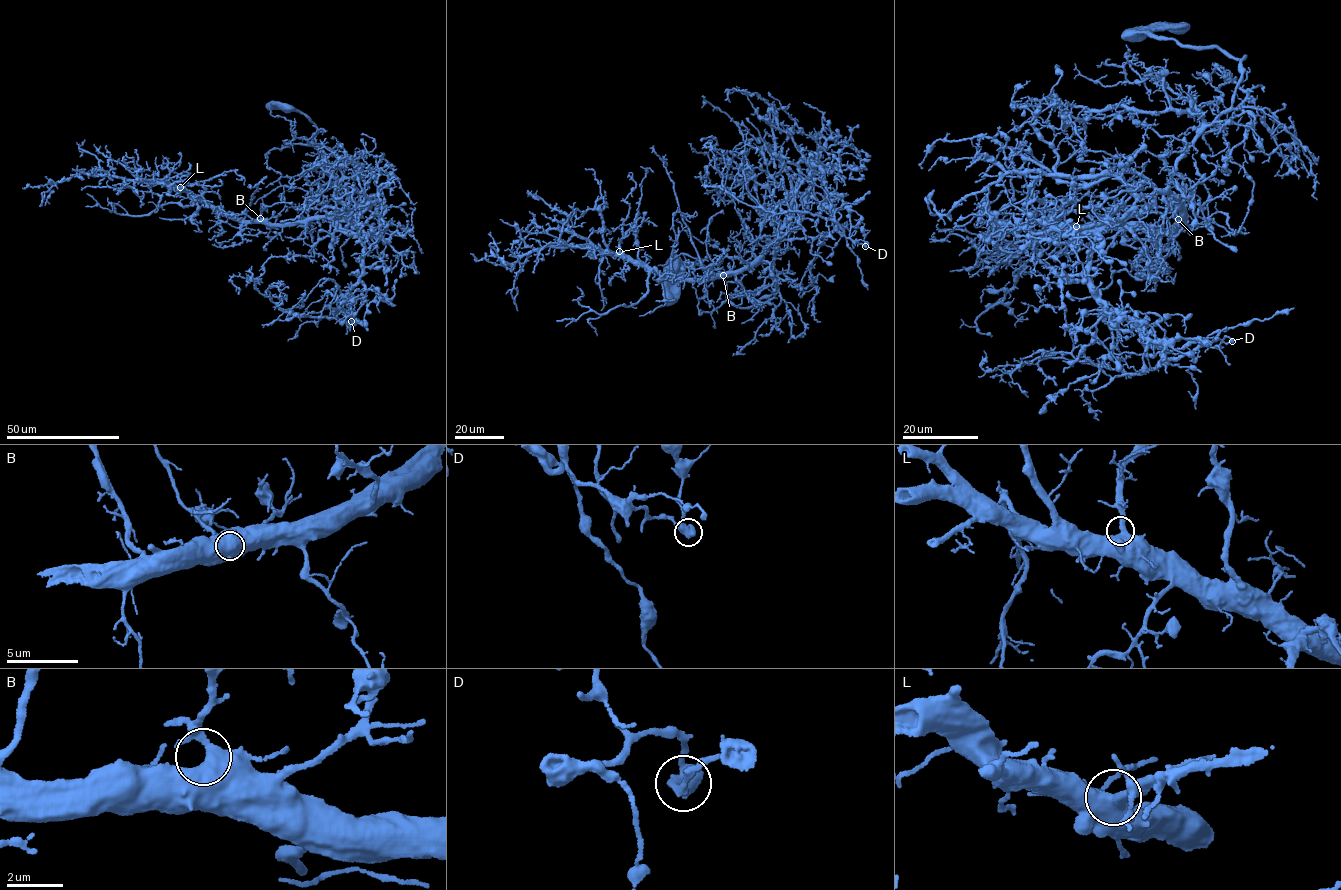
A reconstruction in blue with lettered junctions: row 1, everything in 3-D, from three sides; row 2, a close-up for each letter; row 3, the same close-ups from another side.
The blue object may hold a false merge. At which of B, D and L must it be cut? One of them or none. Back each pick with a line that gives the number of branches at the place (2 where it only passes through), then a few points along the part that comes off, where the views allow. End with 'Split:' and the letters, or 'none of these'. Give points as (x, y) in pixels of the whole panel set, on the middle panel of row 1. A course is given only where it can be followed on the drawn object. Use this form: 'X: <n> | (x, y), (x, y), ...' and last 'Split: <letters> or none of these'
D: 2 | (865, 246), (826, 217), (773, 213), (740, 201), (722, 185), (722, 152), (704, 145)
Split: D

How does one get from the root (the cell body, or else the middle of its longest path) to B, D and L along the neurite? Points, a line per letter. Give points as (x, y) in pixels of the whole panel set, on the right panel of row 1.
B: (1140, 32), (1246, 57), (1232, 106), (1177, 163), (1167, 190), (1179, 208), (1182, 221), (1178, 219)
D: (1140, 32), (1246, 57), (1232, 106), (1197, 137), (1170, 184), (1101, 230), (1090, 288), (1153, 339), (1231, 341)
L: (1140, 32), (1245, 56), (1233, 104), (1177, 163), (1167, 190), (1182, 219), (1175, 229), (1076, 226)

